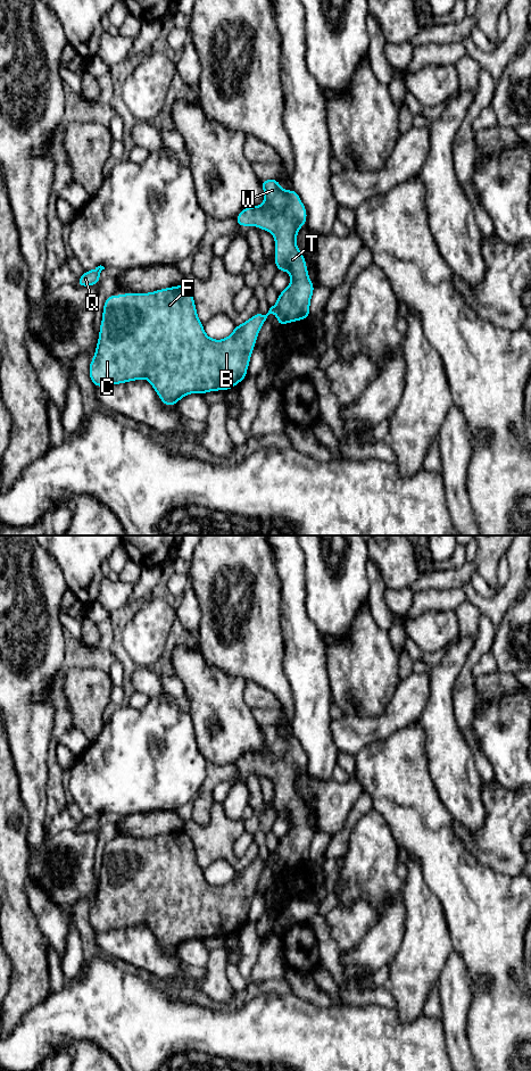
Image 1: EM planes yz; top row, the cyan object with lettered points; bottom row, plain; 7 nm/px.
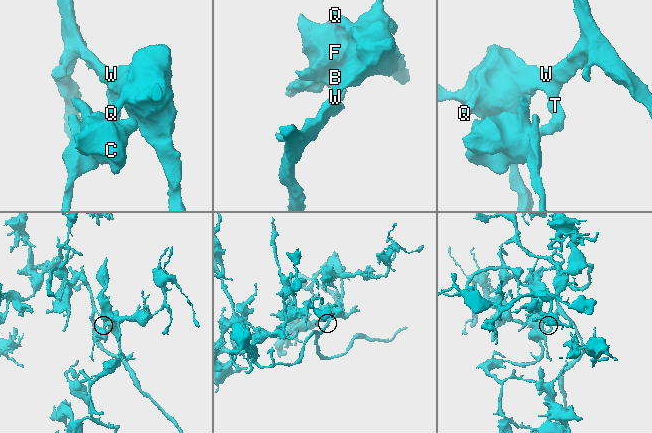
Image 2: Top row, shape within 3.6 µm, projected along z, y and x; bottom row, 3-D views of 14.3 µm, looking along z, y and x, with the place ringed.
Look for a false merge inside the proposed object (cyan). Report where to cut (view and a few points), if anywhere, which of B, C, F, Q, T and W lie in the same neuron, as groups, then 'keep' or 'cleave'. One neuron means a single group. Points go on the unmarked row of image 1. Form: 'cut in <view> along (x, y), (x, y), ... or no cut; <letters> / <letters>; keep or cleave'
no cut; B C F Q T W; keep

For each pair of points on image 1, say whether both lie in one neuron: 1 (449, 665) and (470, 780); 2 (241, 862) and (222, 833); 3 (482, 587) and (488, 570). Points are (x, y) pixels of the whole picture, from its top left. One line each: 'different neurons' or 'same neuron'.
1: same neuron
2: same neuron
3: different neurons

